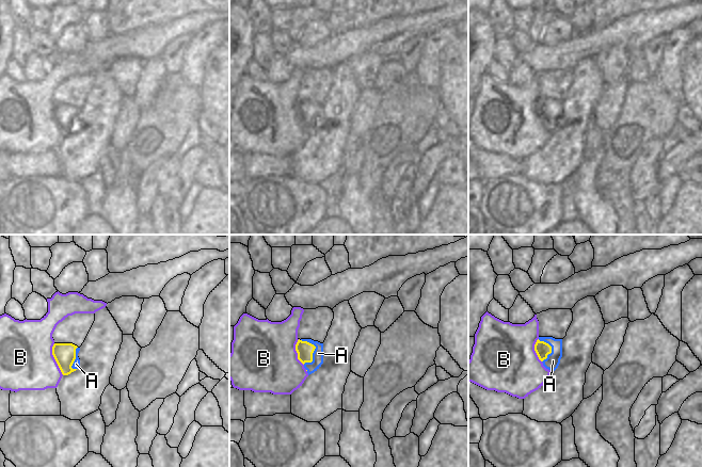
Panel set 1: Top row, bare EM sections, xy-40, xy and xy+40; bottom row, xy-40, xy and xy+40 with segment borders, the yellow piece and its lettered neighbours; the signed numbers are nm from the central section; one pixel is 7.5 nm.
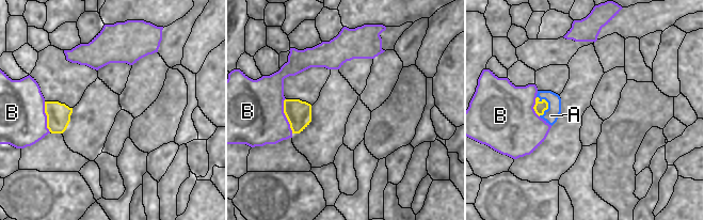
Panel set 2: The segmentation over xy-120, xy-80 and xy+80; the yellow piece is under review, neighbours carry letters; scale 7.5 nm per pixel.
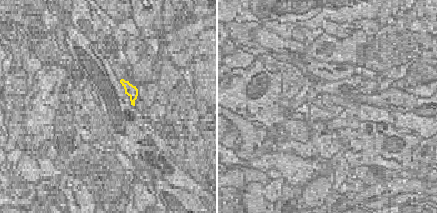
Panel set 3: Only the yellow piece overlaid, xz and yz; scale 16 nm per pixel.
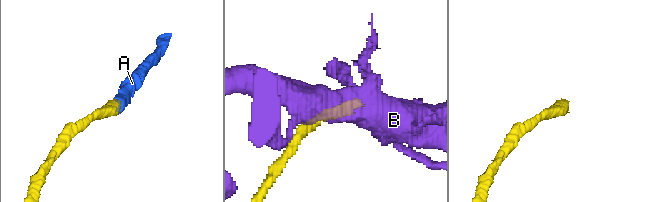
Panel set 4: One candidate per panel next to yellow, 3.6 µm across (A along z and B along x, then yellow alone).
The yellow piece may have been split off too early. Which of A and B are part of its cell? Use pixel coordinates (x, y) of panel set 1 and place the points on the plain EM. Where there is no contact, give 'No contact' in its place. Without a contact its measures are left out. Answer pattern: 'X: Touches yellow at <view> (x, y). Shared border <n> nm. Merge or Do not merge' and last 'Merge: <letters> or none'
A: Touches yellow at xy (315, 109). Shared border 200 nm. Merge
B: Touches yellow at xy-40 (54, 119). Shared border 260 nm. Do not merge
Merge: A.

